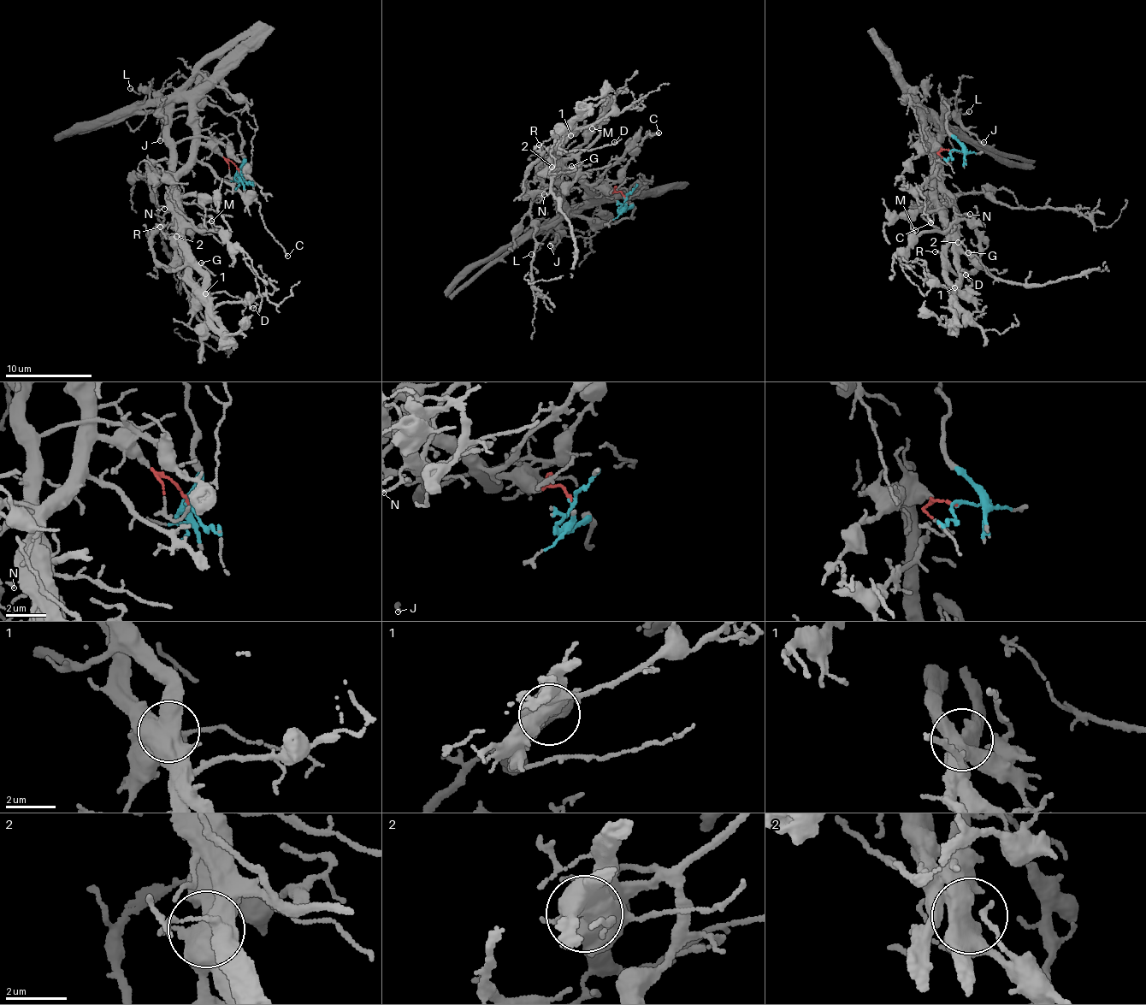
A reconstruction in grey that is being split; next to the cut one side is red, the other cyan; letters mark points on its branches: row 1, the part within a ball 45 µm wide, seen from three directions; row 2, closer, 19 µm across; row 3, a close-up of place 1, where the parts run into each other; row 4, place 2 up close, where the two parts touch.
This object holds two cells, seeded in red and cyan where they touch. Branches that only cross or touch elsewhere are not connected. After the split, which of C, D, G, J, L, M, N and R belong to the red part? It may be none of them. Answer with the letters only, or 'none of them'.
C, D, J, L, M, R

